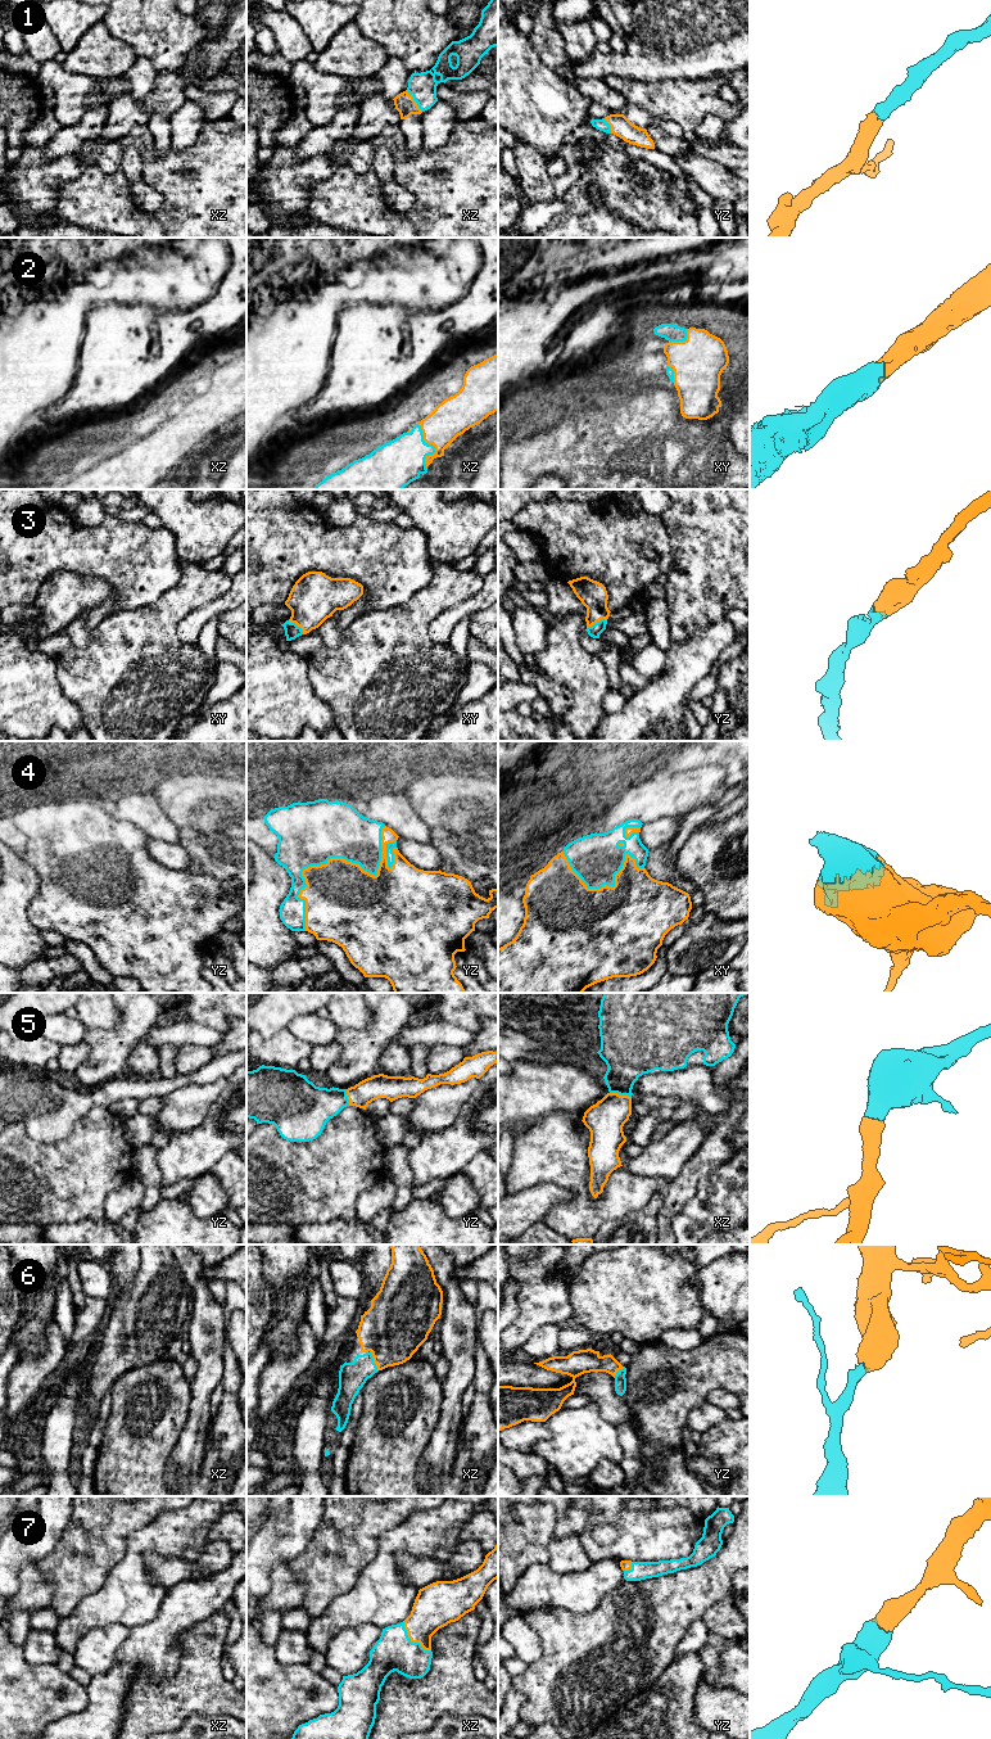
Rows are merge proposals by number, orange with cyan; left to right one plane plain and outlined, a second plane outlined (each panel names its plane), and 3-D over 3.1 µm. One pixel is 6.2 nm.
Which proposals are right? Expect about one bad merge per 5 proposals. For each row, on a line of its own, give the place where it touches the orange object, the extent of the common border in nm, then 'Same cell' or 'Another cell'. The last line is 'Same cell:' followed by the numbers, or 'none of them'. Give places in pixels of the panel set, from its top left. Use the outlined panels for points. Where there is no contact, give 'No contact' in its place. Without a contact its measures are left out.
1: Touches orange at xz (413, 100). Shared border 170 nm. Same cell
2: Touches orange at xz (433, 445). Shared border 300 nm. Same cell
3: Touches orange at yz (596, 622). Shared border 140 nm. Same cell
4: Touches orange at yz (333, 858). Shared border 800 nm. Same cell
5: Touches orange at xz (619, 1094). Shared border 140 nm. Same cell
6: Touches orange at xz (374, 1360). Shared border 140 nm. Same cell
7: Touches orange at xz (411, 1640). Shared border 260 nm. Same cell
Same cell: 1, 2, 3, 4, 5, 6, 7

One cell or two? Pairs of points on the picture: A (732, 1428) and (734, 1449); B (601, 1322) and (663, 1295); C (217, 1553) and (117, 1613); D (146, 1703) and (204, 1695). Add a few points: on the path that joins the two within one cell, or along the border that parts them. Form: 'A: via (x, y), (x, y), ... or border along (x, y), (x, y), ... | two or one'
A: via (732, 1433), (734, 1444) | one
B: via (616, 1306), (647, 1304) | one
C: border along (145, 1561), (148, 1576), (167, 1589) | two
D: via (161, 1703), (168, 1703), (181, 1695), (190, 1695) | one

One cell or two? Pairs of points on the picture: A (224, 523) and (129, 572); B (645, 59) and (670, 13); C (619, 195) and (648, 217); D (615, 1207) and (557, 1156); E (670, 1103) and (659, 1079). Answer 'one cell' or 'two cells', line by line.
A: two cells
B: one cell
C: one cell
D: one cell
E: two cells

